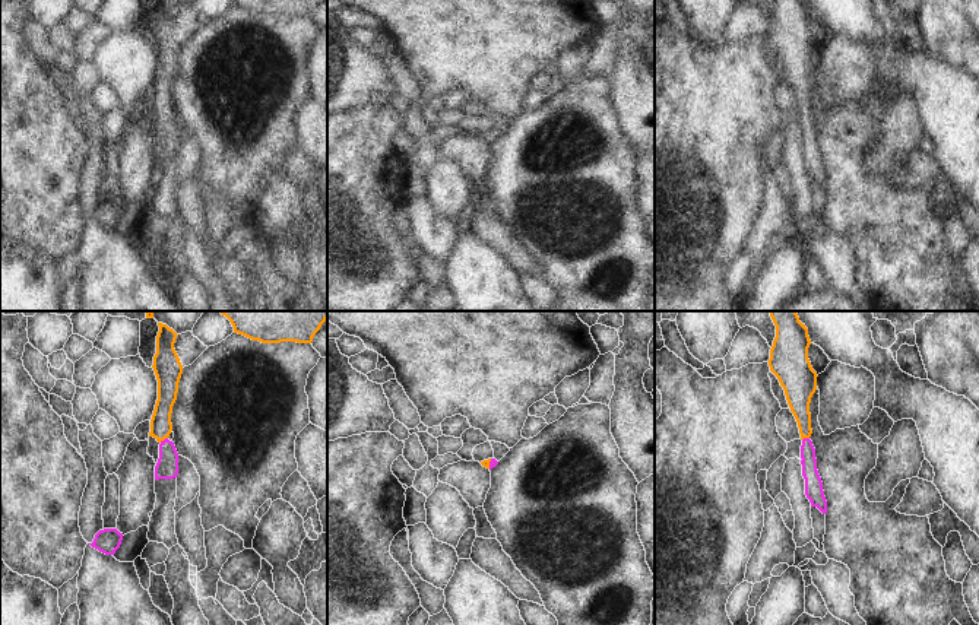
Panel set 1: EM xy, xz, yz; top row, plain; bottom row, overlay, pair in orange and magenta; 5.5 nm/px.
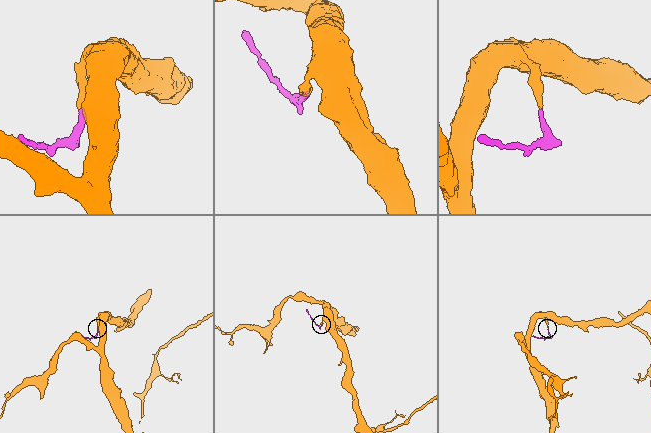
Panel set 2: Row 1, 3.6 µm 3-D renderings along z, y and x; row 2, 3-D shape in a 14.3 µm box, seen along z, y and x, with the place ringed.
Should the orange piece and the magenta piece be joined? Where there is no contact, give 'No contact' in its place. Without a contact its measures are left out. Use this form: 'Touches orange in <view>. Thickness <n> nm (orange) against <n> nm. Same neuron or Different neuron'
Touches orange in xy. Thickness 120 nm (orange) against 130 nm. Same neuron.

